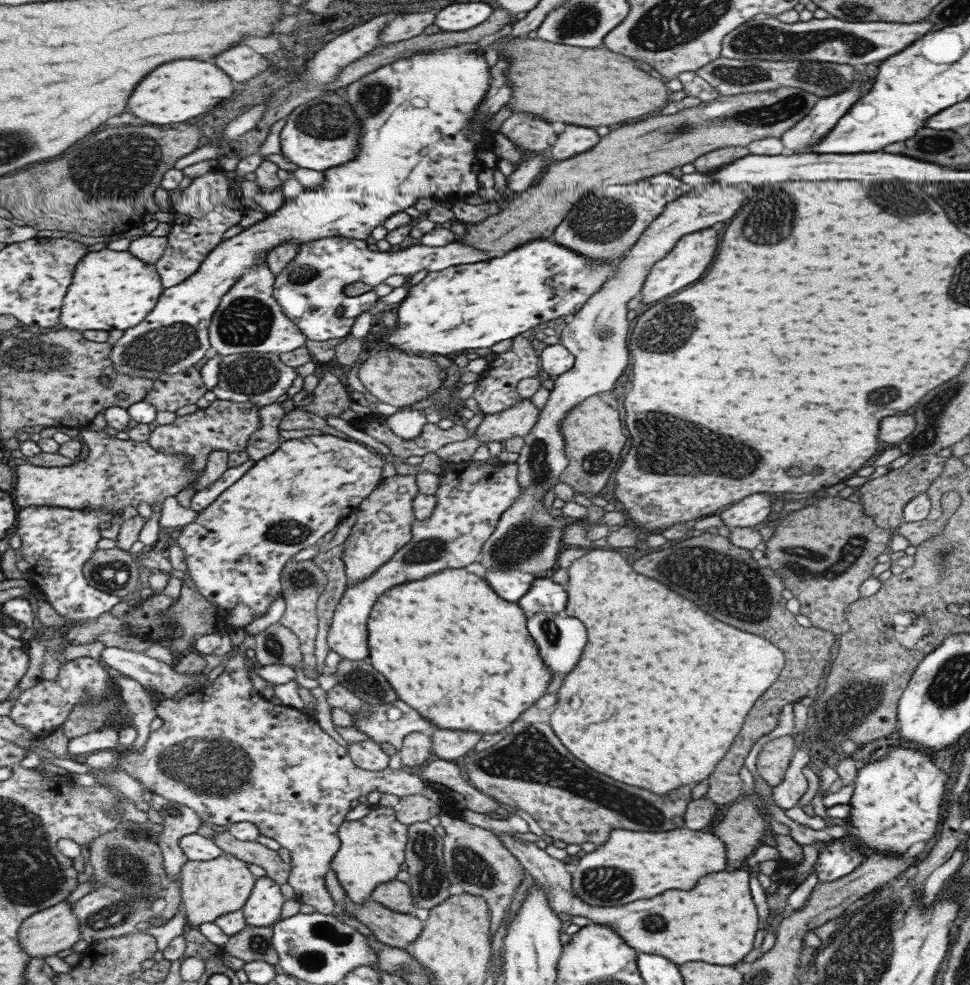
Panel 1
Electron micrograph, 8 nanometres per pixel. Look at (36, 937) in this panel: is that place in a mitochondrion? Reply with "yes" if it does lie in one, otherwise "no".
no

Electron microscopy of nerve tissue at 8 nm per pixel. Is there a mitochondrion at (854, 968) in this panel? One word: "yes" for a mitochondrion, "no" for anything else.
yes

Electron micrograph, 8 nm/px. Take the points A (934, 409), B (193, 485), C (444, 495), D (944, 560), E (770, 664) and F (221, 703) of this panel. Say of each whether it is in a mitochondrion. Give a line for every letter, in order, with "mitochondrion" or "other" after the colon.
A: mitochondrion
B: other
C: other
D: mitochondrion
E: other
F: other

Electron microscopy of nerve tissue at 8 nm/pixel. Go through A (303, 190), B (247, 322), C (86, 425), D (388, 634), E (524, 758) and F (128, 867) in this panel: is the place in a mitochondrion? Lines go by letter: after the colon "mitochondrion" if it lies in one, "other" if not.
A: other
B: mitochondrion
C: other
D: other
E: mitochondrion
F: mitochondrion

